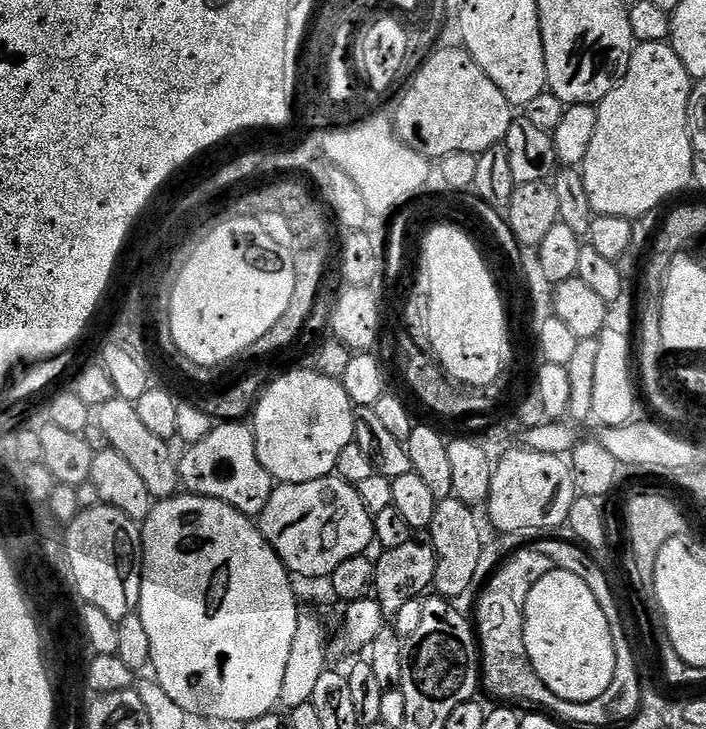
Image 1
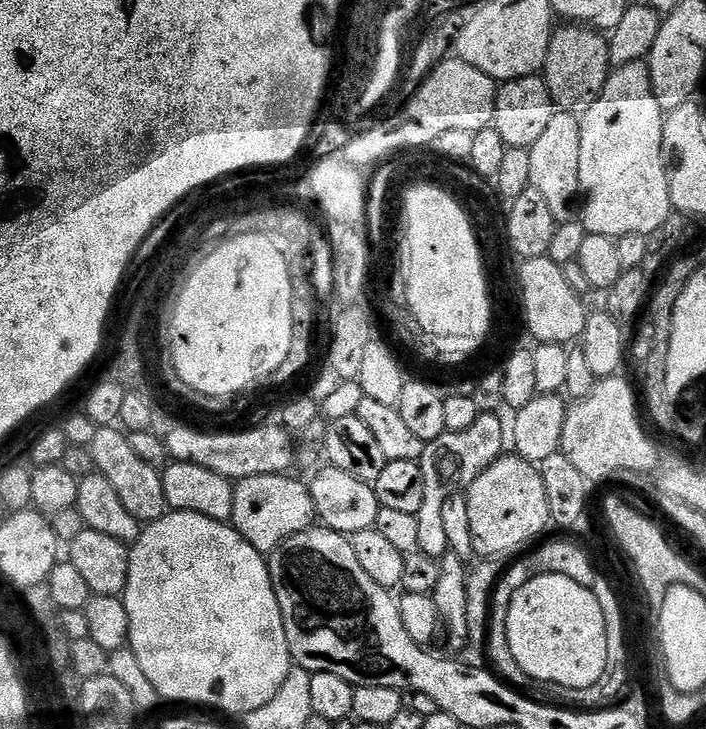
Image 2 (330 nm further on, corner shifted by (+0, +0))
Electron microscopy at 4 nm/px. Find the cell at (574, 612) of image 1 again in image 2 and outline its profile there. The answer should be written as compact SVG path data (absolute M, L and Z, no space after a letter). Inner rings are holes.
M546 574L526 582L510 602L504 623L514 662L534 682L561 688L589 688L606 674L608 631L602 606L589 588L562 574Z

